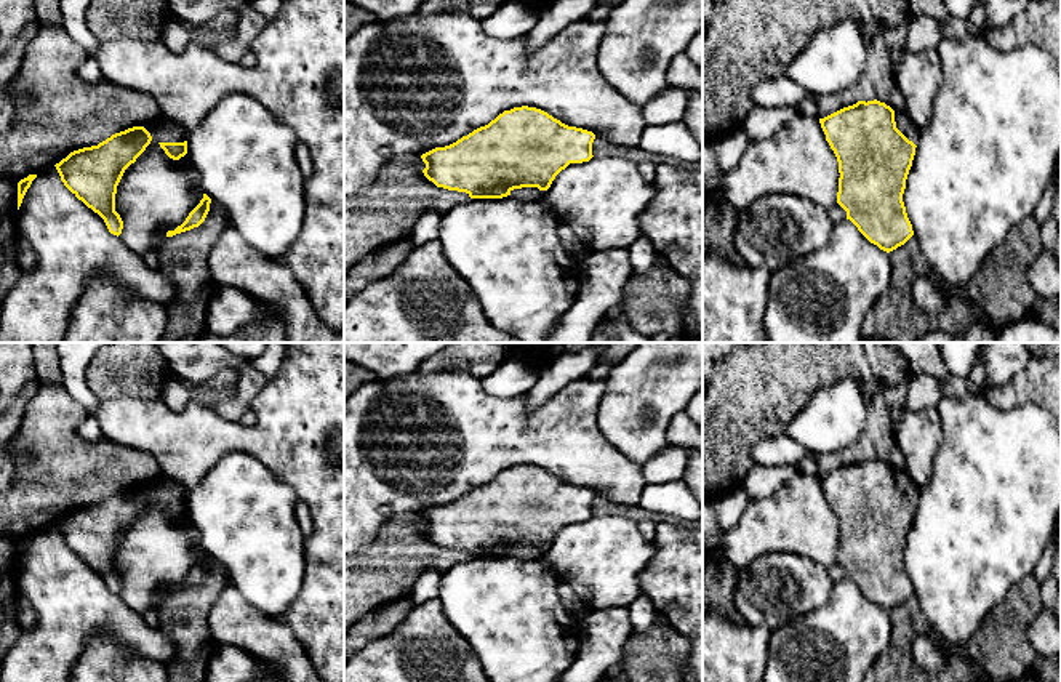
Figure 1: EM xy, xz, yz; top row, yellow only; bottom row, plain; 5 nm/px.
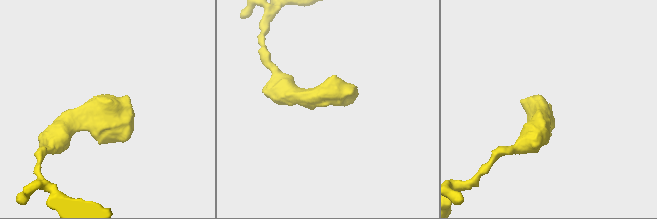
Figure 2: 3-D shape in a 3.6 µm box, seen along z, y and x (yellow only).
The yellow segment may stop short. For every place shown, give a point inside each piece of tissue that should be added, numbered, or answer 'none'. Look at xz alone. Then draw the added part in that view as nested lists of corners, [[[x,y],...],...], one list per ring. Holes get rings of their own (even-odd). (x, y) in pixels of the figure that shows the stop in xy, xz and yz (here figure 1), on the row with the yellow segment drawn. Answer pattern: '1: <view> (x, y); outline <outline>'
1: xz (525, 192); outline [[[522,187],[510,191],[510,195],[515,195],[522,200],[544,200],[547,195],[547,191],[539,191],[538,187]]]

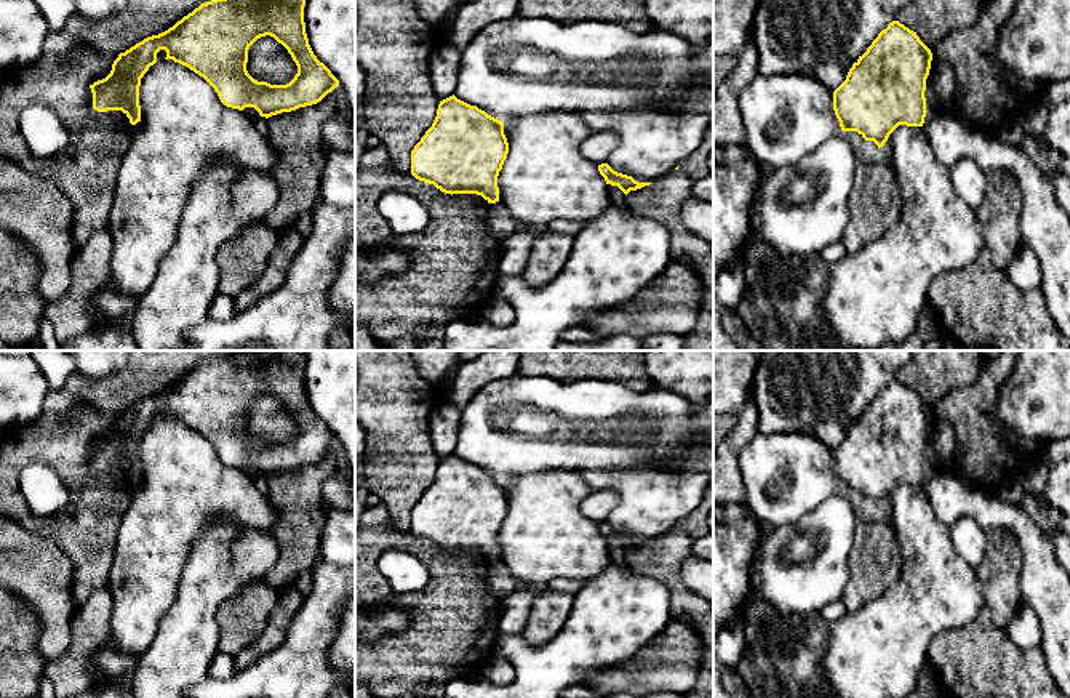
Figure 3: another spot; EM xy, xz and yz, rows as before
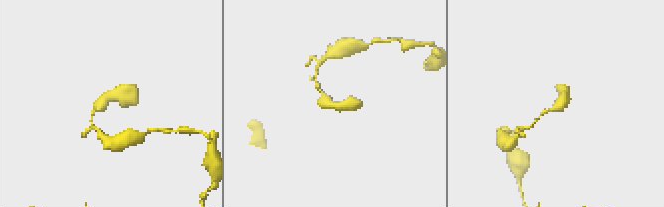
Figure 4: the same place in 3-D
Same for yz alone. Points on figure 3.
none

